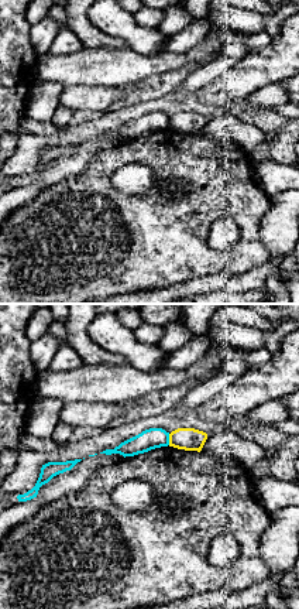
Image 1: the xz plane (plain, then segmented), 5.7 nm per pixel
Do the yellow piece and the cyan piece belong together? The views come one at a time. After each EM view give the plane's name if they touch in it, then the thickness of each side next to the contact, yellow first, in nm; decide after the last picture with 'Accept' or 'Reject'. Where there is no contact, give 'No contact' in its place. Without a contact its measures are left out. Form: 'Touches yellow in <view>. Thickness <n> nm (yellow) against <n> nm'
Touches yellow in xz. Thickness 130 nm (yellow) against 120 nm

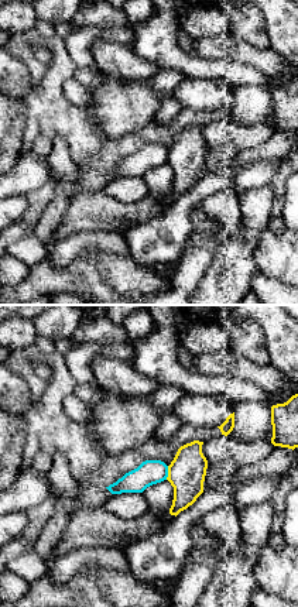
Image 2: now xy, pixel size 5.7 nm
Touches yellow in xy. Thickness 220 nm (yellow) against 140 nm

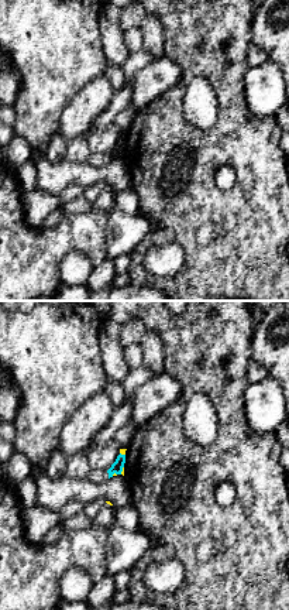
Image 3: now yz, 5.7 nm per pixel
Touches yellow in yz. Thickness 20 nm (yellow) against 70 nm

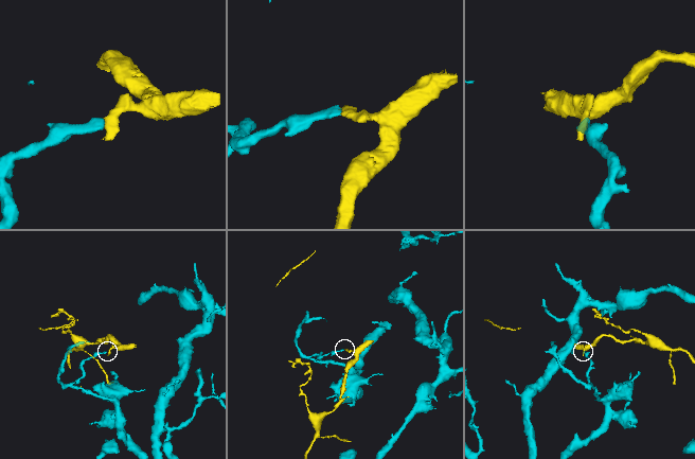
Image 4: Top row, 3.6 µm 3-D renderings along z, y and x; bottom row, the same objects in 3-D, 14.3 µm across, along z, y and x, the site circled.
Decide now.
Reject

